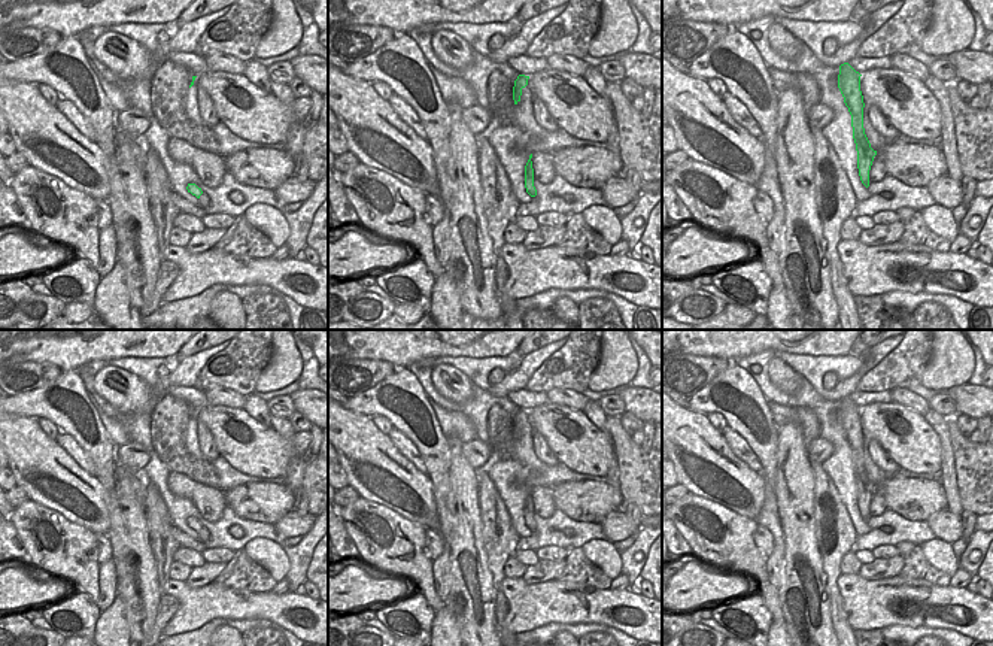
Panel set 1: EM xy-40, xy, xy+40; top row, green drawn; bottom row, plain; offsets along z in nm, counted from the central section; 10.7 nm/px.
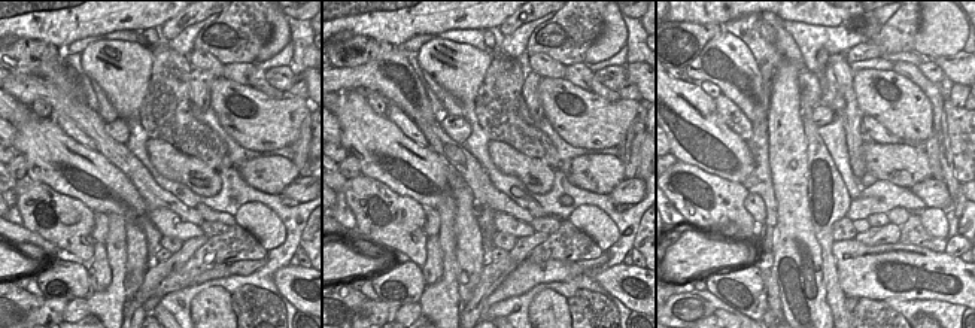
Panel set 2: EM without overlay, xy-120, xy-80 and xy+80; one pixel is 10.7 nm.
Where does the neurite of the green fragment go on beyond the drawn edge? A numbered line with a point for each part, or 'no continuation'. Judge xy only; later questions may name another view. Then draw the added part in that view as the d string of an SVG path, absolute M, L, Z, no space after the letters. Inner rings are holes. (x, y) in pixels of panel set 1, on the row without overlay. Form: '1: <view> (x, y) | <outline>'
no continuation

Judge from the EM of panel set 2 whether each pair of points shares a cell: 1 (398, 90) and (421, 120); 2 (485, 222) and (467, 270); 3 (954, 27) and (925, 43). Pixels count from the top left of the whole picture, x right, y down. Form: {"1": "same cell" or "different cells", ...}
{"1": "same cell", "2": "different cells", "3": "same cell"}

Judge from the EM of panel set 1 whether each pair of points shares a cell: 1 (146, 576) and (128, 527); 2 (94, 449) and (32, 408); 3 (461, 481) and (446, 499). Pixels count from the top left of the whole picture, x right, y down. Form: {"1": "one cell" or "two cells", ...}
{"1": "one cell", "2": "one cell", "3": "one cell"}

